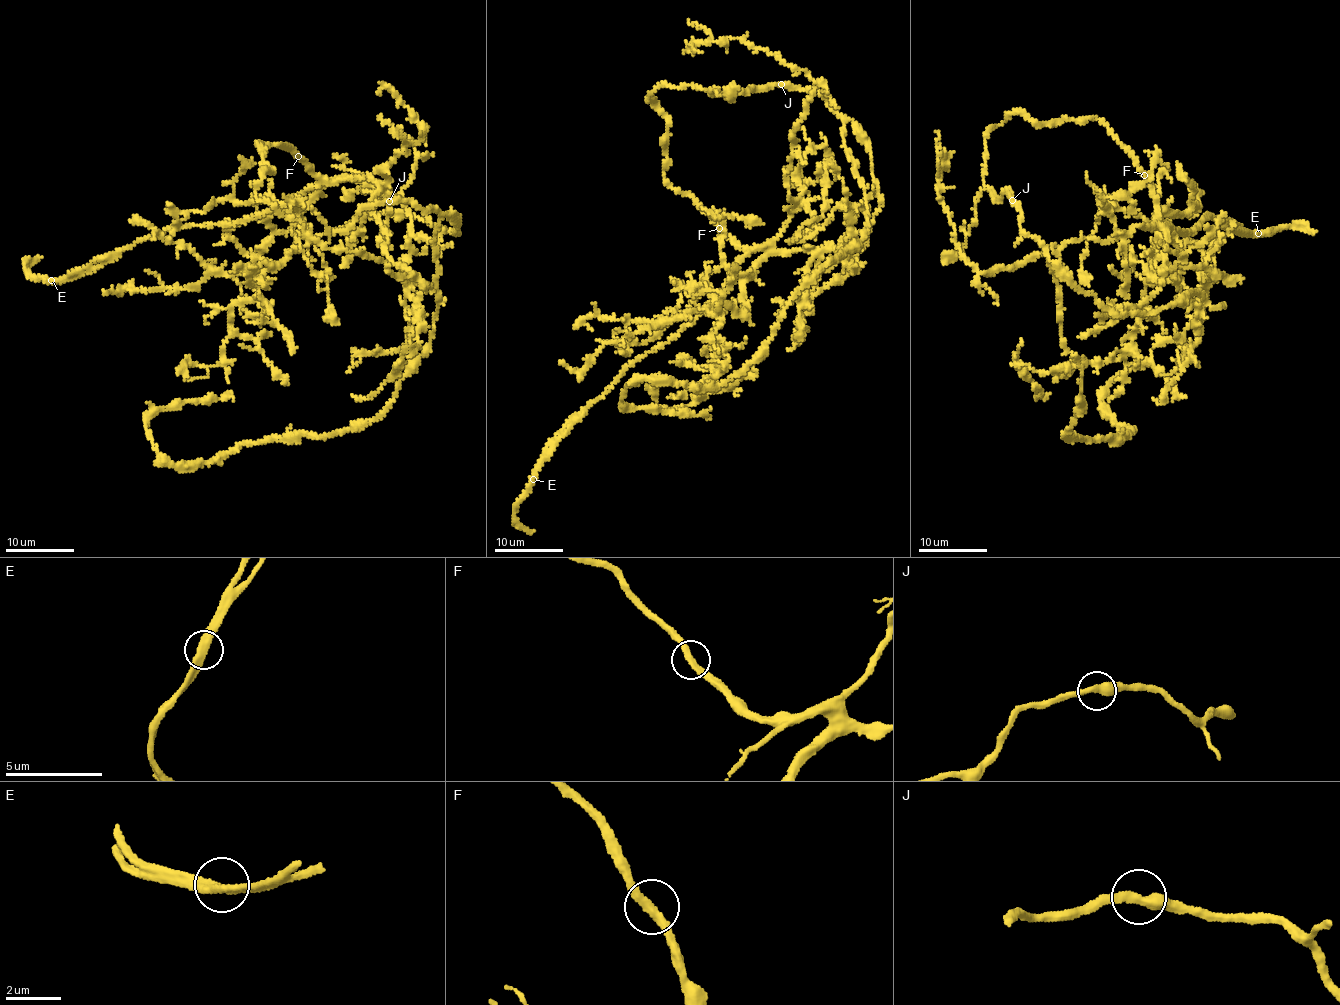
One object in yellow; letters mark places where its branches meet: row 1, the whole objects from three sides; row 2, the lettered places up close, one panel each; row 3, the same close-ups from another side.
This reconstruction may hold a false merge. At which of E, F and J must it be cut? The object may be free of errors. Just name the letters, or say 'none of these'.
E

